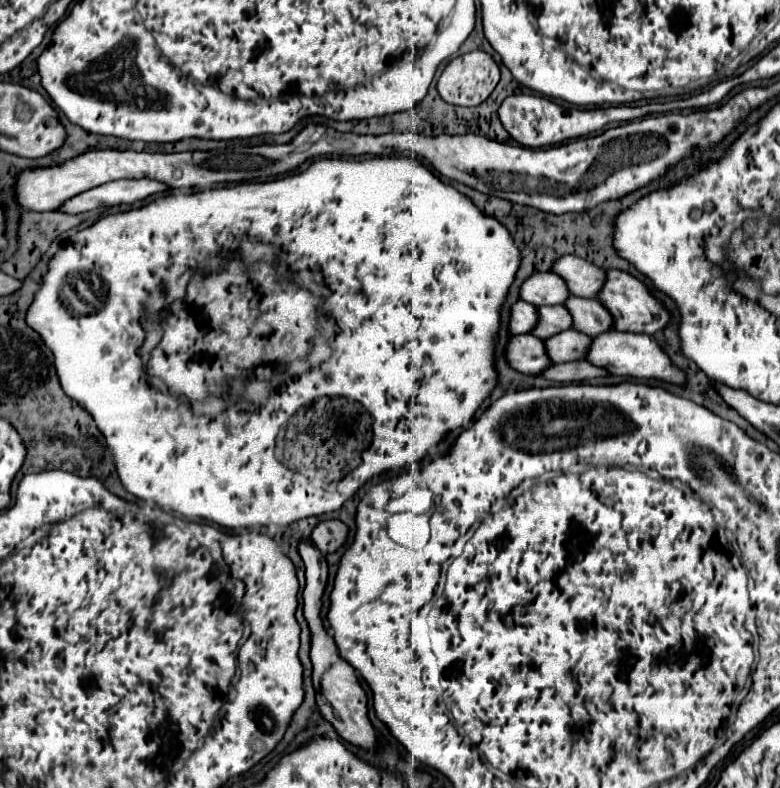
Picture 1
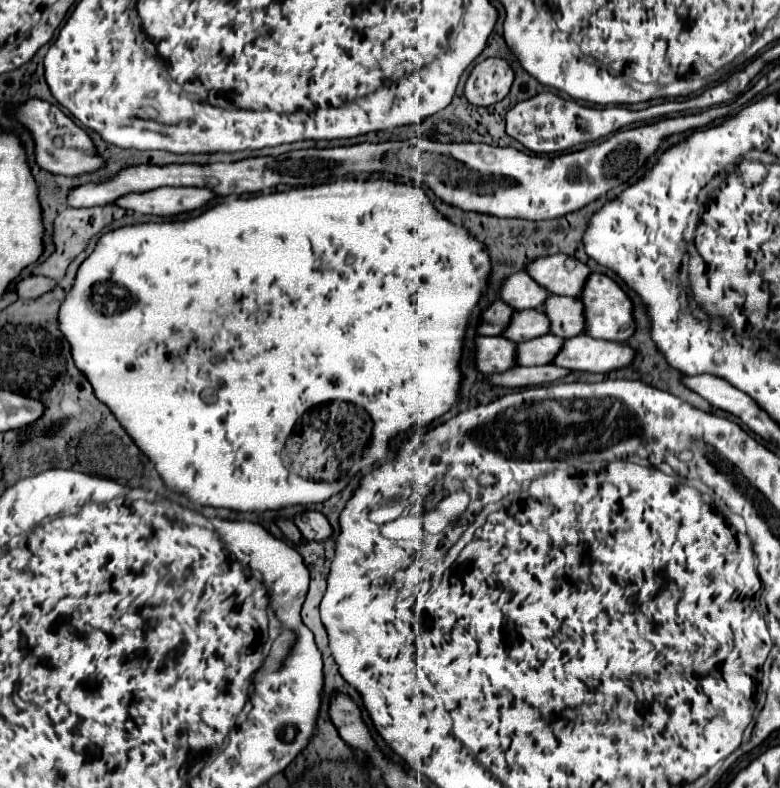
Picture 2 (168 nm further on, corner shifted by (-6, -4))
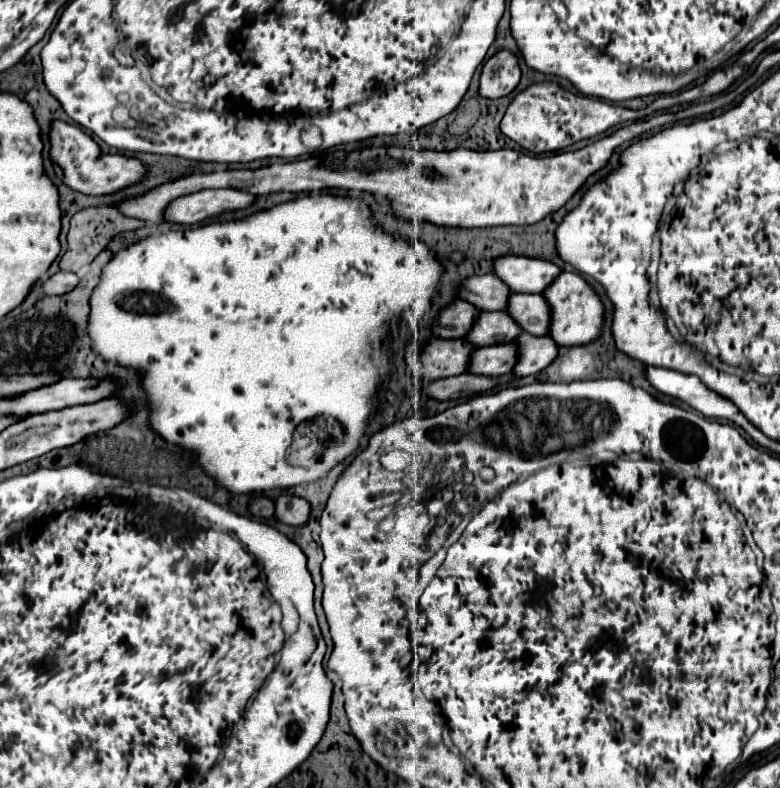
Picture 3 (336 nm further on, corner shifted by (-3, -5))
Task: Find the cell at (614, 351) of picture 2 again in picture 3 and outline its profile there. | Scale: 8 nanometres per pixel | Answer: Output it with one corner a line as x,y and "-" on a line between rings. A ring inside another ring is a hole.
519,333
515,339
517,345
517,363
513,367
515,377
527,377
543,371
555,357
557,357
557,347
551,343
551,339

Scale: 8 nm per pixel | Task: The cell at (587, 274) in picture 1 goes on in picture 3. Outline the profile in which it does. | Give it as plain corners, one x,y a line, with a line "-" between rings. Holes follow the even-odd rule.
503,255
495,259
493,273
513,291
513,293
541,293
547,283
559,275
561,269
549,261
521,257
521,255

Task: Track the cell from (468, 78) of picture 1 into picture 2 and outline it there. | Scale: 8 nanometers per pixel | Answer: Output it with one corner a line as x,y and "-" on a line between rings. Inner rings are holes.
486,58
476,64
464,84
464,98
474,106
492,106
500,102
514,80
512,68
502,58

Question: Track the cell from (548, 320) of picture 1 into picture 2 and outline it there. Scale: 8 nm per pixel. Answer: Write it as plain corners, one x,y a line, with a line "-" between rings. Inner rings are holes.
520,310
514,316
514,322
510,324
510,330
506,330
506,338
514,342
528,342
532,338
540,338
544,334
550,334
550,318
542,310

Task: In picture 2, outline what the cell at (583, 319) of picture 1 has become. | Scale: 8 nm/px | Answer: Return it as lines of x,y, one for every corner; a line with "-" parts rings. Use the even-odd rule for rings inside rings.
550,296
544,304
546,314
550,314
552,334
560,338
574,338
586,330
584,304
580,298
568,296

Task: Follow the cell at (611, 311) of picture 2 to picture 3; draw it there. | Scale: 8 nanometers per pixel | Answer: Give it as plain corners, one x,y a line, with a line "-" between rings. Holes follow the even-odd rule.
559,273
549,287
541,293
549,303
549,337
557,343
557,347
571,347
571,345
585,345
593,341
603,323
603,303
595,295
595,291
575,273

